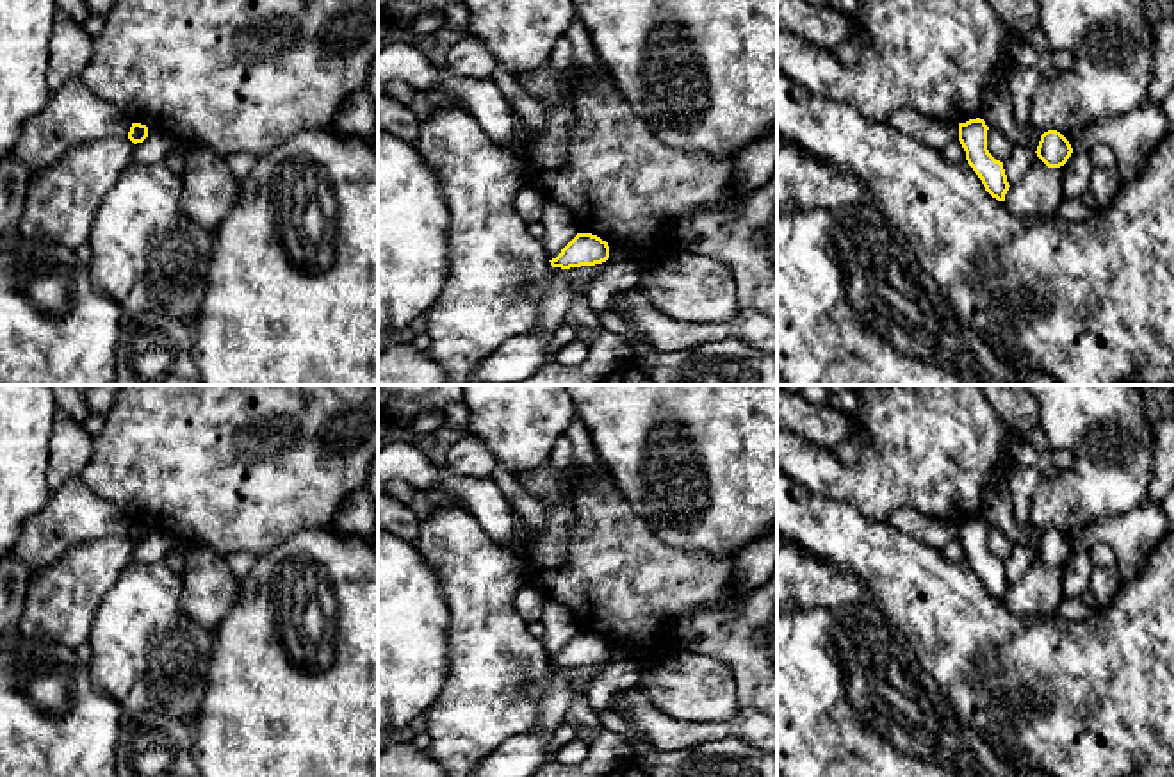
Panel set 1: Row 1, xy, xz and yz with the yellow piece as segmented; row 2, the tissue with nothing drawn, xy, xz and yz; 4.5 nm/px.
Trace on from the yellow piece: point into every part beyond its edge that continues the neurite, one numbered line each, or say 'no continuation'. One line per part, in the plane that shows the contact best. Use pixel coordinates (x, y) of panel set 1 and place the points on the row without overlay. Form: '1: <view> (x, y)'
no continuation

